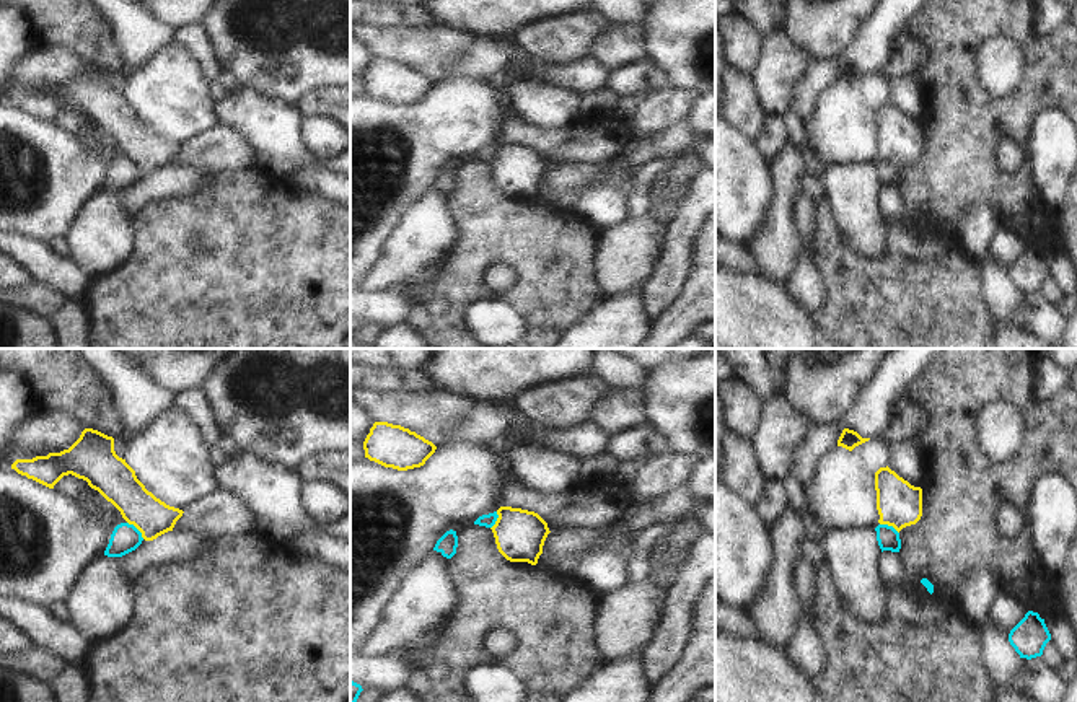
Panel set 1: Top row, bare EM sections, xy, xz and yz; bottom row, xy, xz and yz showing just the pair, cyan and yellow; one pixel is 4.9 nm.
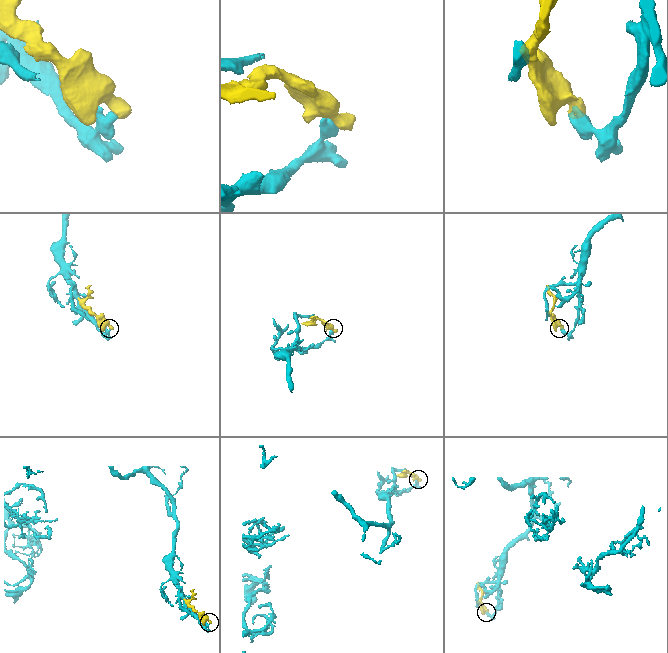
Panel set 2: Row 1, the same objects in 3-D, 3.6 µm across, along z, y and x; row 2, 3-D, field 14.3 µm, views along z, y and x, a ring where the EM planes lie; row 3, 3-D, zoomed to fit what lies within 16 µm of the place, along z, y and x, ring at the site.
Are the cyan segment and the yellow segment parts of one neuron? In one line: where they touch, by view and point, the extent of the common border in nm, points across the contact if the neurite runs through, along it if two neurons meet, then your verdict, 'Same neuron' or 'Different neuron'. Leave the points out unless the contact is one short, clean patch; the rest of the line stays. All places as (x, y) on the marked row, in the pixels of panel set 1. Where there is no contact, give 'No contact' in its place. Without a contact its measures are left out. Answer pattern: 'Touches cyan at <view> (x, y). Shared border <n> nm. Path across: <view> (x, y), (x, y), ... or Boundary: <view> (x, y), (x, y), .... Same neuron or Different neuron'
Touches cyan at xy (137, 530). Shared border 120 nm. Boundary: xy (127, 522), (144, 538). Different neuron.

